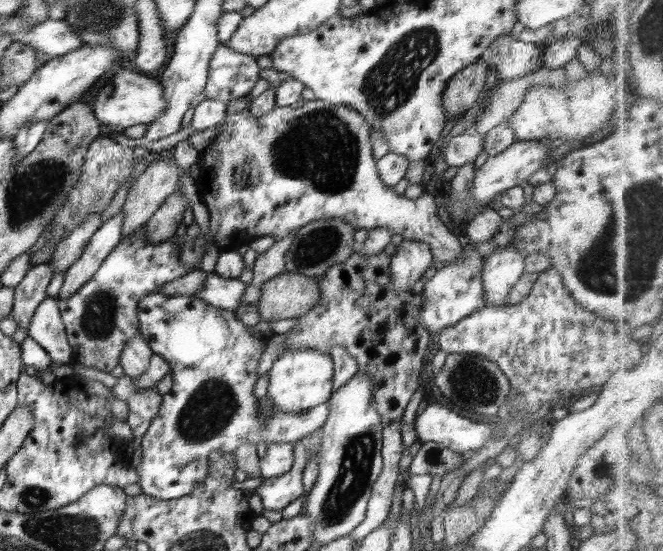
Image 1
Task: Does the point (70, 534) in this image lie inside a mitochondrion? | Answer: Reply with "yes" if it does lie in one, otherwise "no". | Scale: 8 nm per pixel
yes

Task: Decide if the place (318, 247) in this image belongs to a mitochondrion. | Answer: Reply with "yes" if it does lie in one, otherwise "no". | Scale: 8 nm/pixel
yes

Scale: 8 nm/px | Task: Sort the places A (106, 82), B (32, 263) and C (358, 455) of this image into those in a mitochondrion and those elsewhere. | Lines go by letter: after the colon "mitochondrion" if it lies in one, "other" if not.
A: other
B: other
C: mitochondrion

